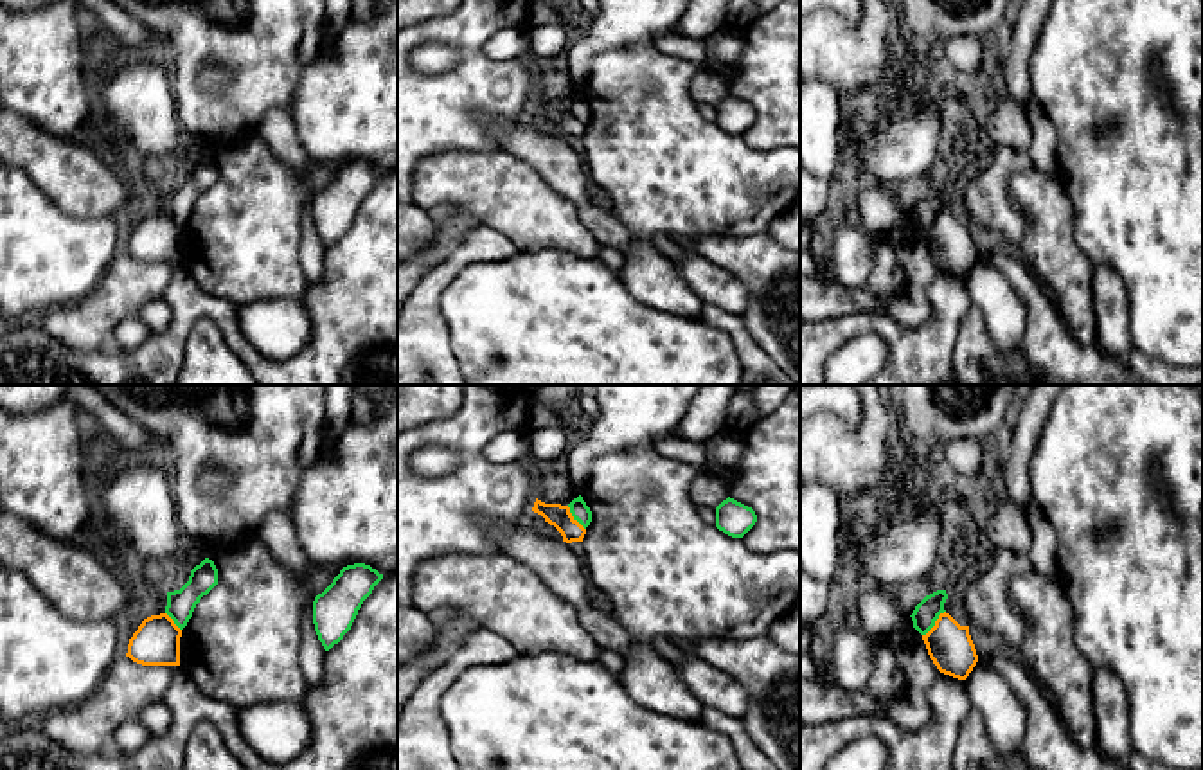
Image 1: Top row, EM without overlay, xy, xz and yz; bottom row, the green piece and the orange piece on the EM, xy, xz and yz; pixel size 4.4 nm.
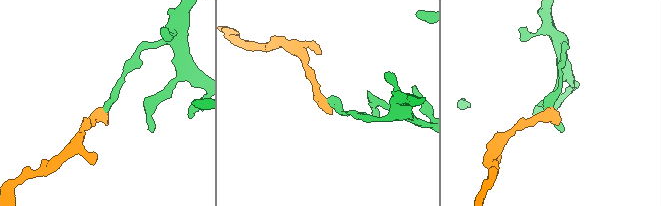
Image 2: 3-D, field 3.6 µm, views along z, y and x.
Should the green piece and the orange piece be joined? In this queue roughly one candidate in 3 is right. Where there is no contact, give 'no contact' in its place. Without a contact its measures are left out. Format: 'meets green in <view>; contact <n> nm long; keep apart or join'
meets green in yz; contact 160 nm long; keep apart

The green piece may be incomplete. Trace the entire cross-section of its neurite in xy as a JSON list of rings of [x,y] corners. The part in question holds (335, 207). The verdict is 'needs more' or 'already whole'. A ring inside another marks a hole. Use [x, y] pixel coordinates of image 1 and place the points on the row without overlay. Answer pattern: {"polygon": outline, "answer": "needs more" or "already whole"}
{"polygon": [[[365,160],[347,162],[313,198],[313,221],[324,246],[329,248],[351,227],[363,198],[383,176]]], "answer": "already whole"}

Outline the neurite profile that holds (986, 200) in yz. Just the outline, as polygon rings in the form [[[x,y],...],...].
[[[996,146],[991,162],[971,171],[955,194],[964,203],[967,223],[998,230],[1014,246],[1025,237],[1029,221],[1012,203],[1005,182],[1012,173],[1032,167],[1029,151]]]

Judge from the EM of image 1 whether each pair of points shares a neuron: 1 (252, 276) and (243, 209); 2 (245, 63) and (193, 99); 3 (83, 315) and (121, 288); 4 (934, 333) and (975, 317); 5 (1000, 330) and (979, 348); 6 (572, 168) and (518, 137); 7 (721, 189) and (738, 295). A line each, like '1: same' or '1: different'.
1: same
2: same
3: same
4: different
5: different
6: same
7: different

